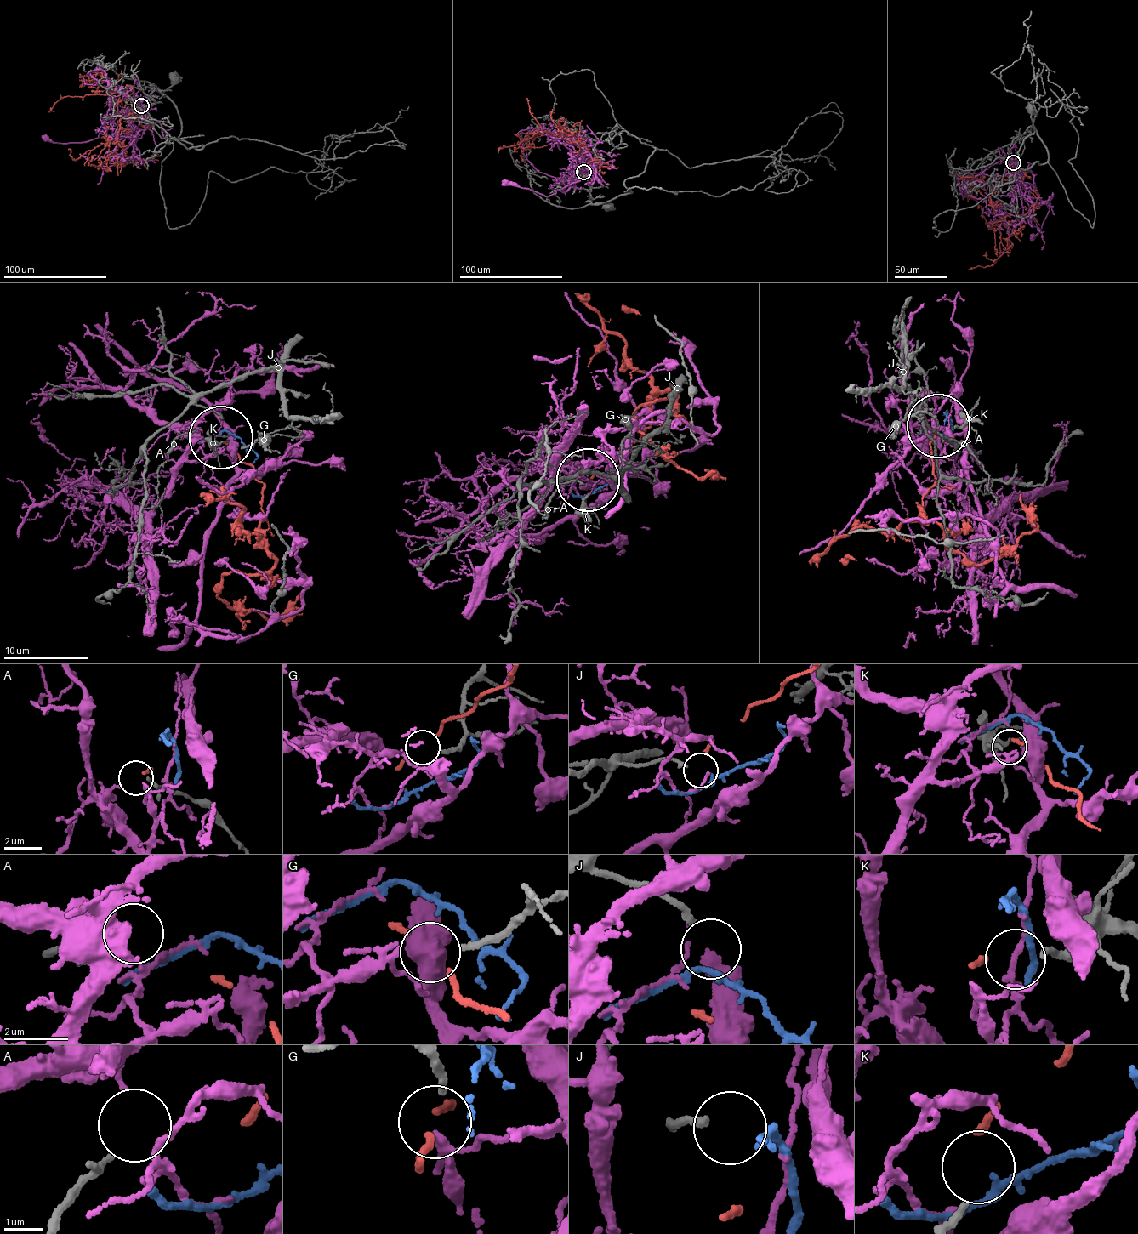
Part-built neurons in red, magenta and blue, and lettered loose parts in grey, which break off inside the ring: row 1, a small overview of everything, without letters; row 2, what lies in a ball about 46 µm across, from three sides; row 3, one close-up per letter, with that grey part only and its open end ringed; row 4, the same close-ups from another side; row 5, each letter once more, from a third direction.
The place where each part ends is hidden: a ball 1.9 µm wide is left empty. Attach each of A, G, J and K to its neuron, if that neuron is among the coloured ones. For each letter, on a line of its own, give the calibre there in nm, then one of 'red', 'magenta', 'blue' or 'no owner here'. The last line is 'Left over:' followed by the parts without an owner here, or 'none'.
A: 140 nm thick; no owner here
G: 180 nm thick; magenta
J: 190 nm thick; no owner here
K: 180 nm thick; red
Left over: A, J

